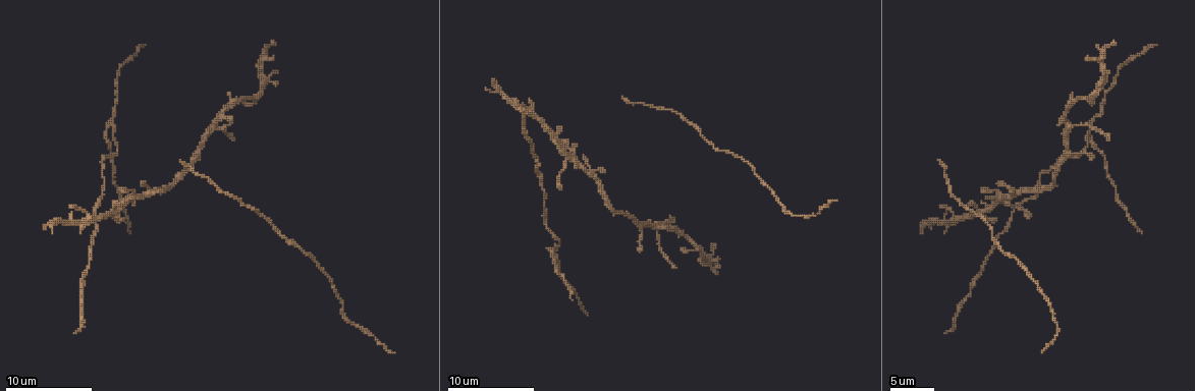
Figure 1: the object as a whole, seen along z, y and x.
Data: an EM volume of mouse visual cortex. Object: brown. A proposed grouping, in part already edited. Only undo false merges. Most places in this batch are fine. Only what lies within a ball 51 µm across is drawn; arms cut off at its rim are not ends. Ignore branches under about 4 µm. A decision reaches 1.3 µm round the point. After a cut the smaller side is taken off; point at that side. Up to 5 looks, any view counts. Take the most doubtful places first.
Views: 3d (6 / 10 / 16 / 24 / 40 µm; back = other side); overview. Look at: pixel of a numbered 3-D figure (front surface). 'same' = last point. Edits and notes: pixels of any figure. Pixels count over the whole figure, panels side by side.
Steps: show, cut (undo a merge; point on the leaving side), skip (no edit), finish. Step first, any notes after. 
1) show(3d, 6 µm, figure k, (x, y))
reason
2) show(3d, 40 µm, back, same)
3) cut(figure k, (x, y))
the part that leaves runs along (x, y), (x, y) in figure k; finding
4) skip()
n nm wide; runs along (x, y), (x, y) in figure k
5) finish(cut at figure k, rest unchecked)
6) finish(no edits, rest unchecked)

show(3d, 6 µm, figure 1, (657, 228))
small branch off a trunk

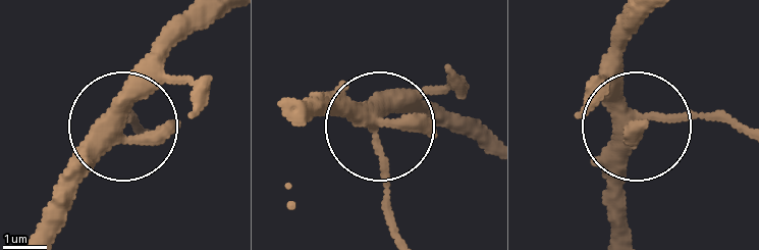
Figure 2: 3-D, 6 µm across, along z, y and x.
skip()
runs along (287, 102), (368, 117), (389, 234) in figure 2; one neuron here

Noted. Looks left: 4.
show(3d, 16 µm, figure 1, (1000, 202))
arms part here

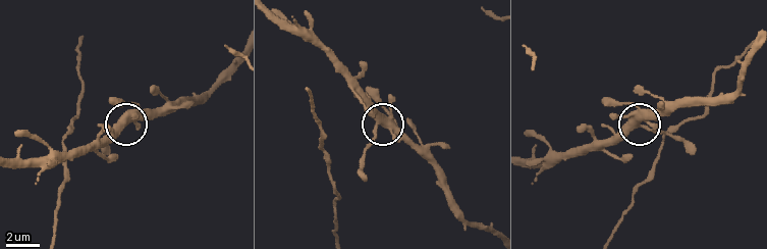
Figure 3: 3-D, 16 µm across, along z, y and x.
show(3d, 16 µm, back, figure 3, (375, 121))

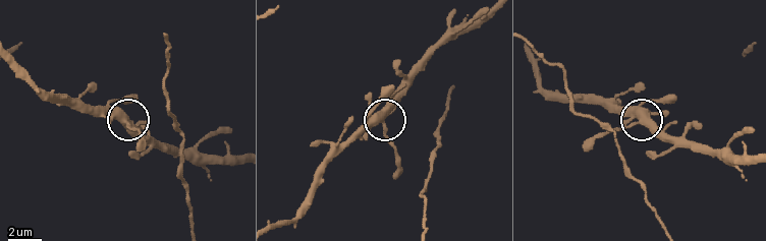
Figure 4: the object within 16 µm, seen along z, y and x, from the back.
skip()
370 nm wide; continuous, no second neuron

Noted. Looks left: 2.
show(3d, 10 µm, figure 1, (110, 126))
three-way junction

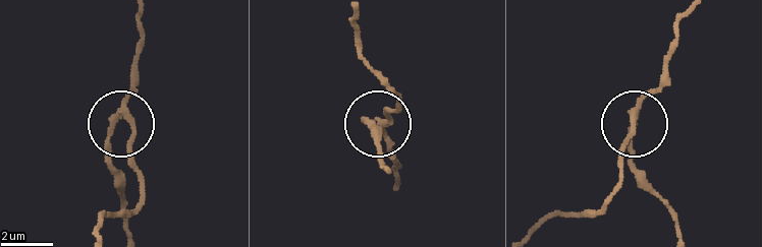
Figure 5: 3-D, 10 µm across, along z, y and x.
cut(figure 5, (108, 147))
200 nm wide; the part that leaves runs along (122, 115), (109, 139), (109, 166), (129, 231) in figure 5; two neurons meet here

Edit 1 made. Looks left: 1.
finish(cut at figure 5, rest unchecked)

